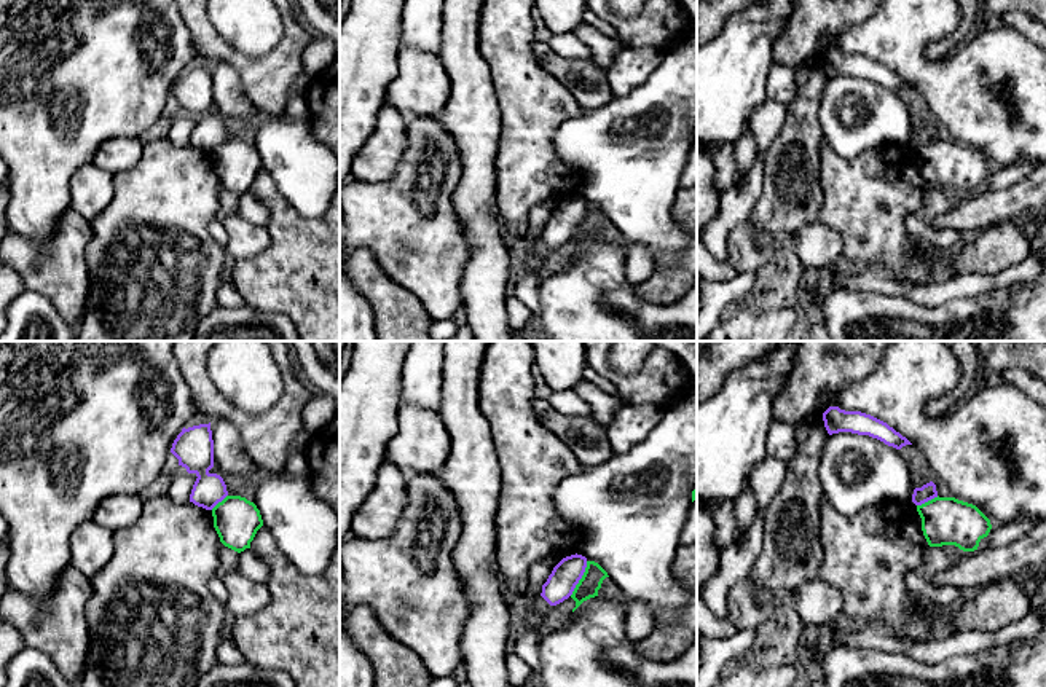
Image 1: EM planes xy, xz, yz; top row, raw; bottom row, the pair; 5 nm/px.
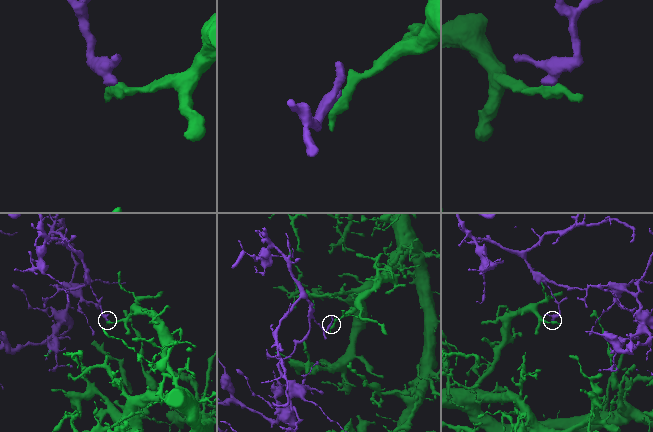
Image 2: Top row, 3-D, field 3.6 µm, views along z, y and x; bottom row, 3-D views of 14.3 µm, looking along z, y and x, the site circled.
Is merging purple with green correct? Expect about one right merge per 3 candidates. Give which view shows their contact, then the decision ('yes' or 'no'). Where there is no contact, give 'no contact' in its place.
xz | no

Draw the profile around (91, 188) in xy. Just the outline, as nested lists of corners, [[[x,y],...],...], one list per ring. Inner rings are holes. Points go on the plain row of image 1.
[[[94,164],[83,166],[70,180],[70,207],[88,222],[110,204],[113,194],[113,174]]]

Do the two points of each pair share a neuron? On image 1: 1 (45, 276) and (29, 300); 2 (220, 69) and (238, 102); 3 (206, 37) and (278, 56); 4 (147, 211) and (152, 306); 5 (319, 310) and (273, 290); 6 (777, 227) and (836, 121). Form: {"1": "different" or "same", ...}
{"1": "different", "2": "same", "3": "same", "4": "same", "5": "same", "6": "different"}

